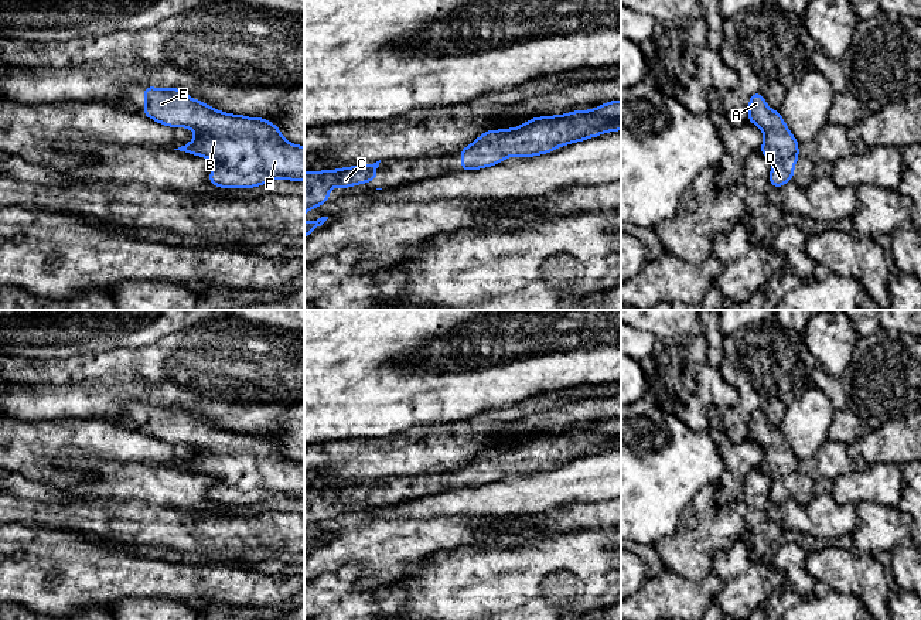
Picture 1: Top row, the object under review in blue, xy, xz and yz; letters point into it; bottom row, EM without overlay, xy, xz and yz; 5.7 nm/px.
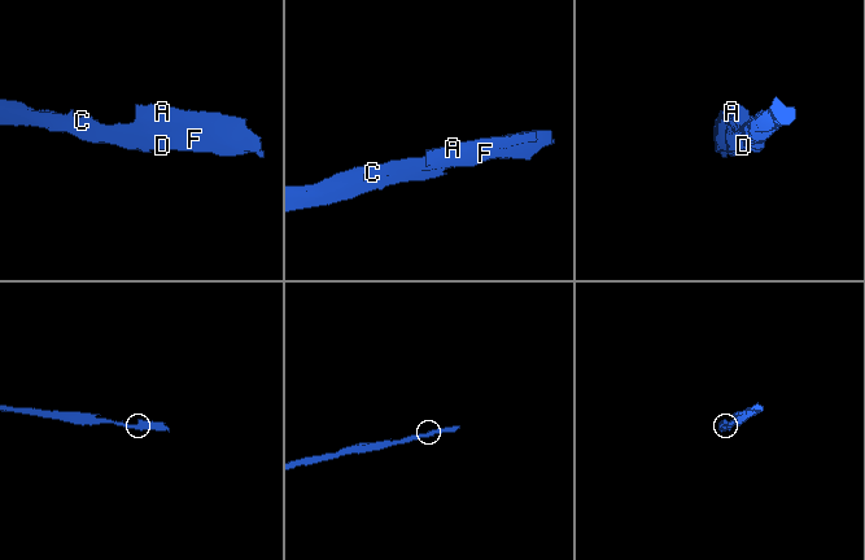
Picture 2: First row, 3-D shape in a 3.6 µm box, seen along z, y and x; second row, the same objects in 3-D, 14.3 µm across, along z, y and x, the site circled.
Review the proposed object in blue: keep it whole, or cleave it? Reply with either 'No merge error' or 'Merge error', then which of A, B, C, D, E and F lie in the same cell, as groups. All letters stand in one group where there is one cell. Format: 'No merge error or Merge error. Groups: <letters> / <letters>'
No merge error. Groups: A B C D E F

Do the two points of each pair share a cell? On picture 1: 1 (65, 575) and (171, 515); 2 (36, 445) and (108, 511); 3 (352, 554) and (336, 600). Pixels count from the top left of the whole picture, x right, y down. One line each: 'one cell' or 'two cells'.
1: two cells
2: two cells
3: two cells

